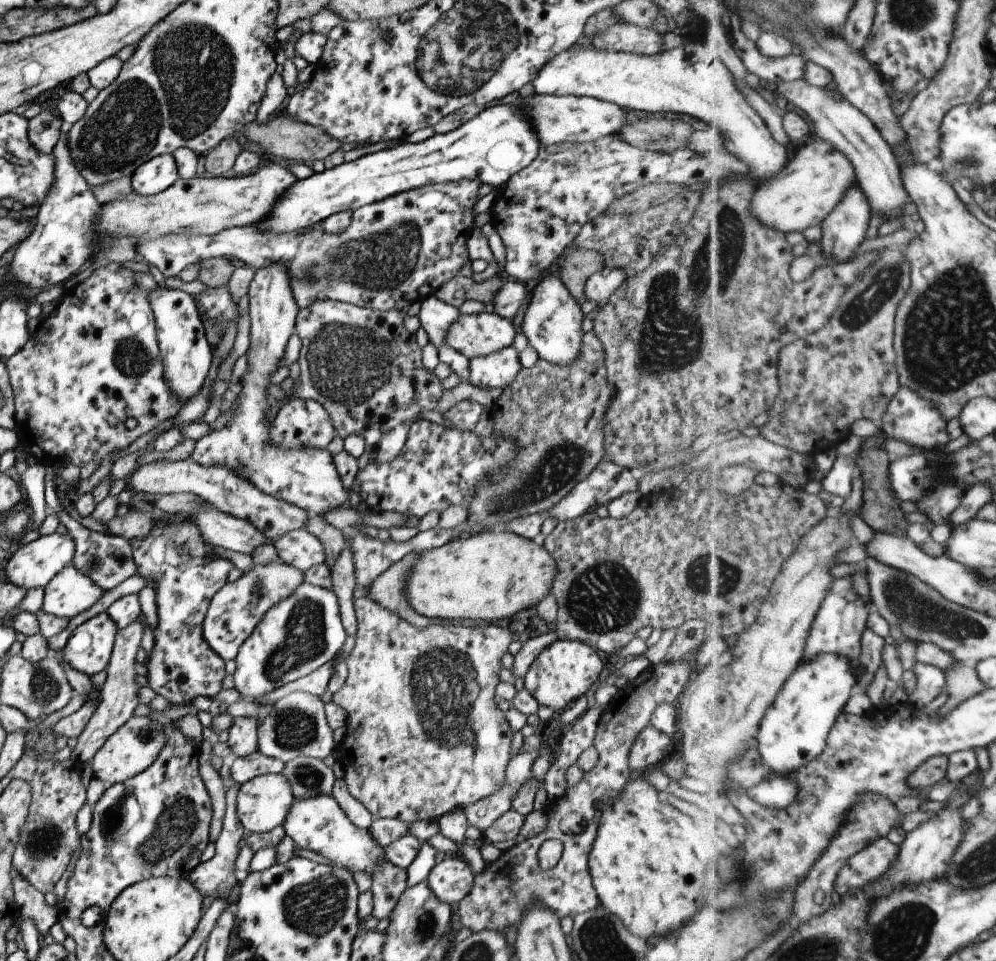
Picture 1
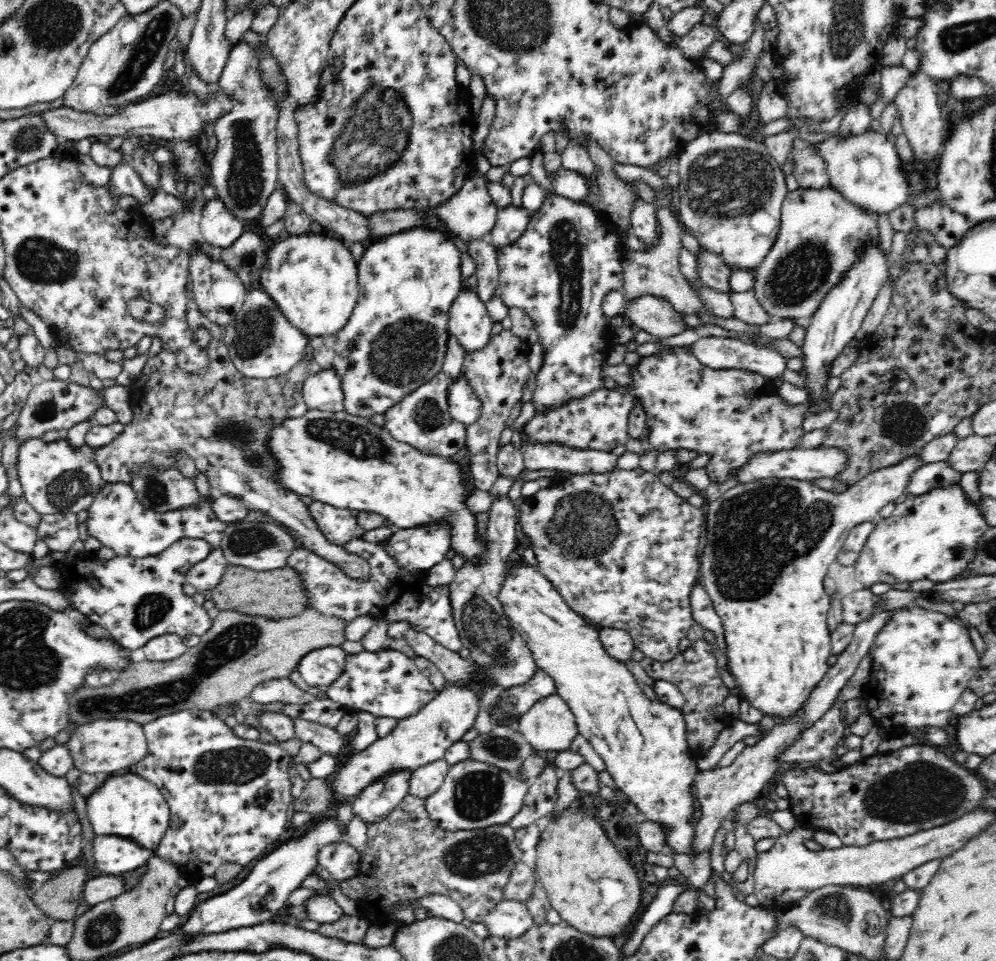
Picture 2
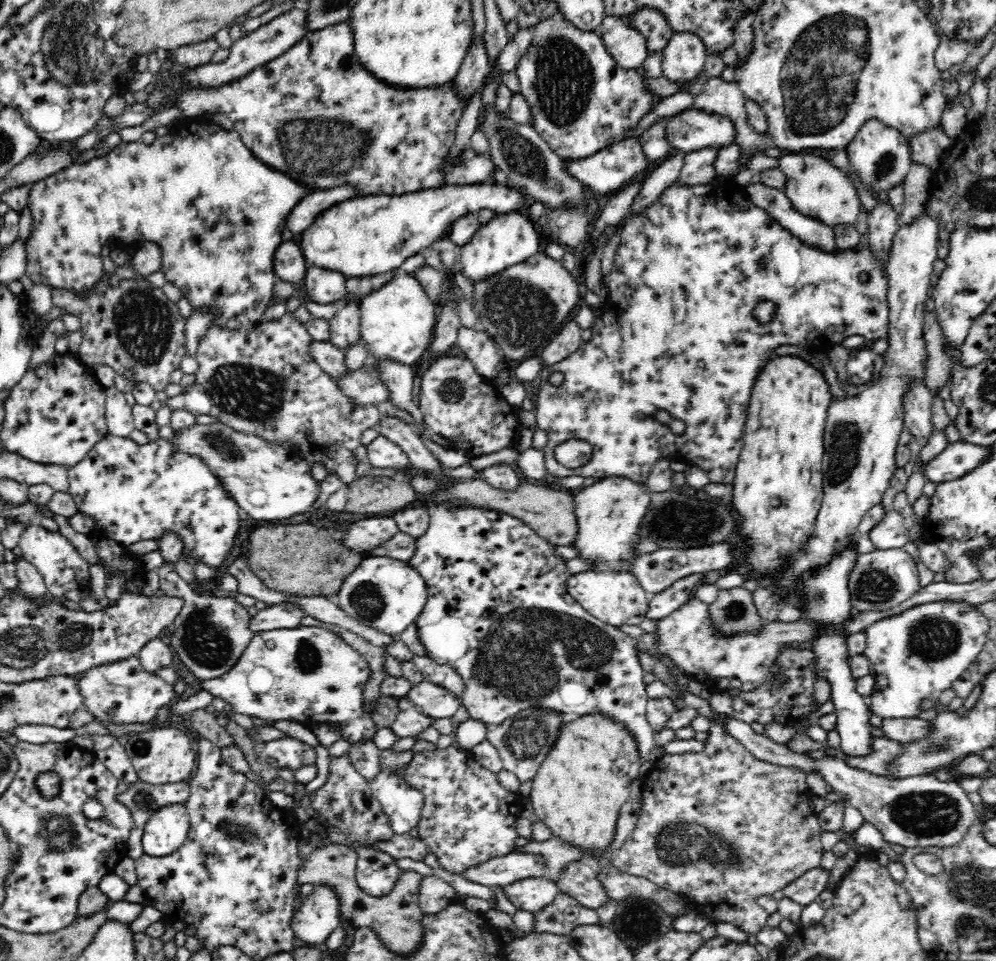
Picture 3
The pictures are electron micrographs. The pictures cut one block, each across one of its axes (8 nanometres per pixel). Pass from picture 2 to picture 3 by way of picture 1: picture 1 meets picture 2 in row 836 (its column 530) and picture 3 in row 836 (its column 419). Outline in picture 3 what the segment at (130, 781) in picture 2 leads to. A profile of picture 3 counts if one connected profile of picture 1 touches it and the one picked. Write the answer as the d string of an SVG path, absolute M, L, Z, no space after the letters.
M184 803L169 804L154 812L141 838L143 854L166 856L184 844L190 828Z

